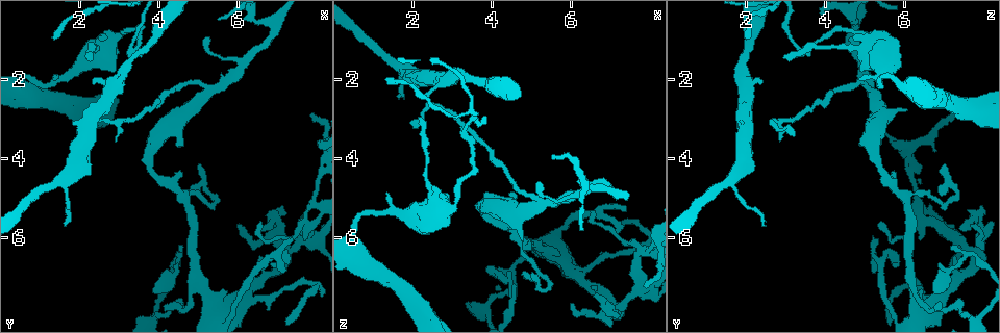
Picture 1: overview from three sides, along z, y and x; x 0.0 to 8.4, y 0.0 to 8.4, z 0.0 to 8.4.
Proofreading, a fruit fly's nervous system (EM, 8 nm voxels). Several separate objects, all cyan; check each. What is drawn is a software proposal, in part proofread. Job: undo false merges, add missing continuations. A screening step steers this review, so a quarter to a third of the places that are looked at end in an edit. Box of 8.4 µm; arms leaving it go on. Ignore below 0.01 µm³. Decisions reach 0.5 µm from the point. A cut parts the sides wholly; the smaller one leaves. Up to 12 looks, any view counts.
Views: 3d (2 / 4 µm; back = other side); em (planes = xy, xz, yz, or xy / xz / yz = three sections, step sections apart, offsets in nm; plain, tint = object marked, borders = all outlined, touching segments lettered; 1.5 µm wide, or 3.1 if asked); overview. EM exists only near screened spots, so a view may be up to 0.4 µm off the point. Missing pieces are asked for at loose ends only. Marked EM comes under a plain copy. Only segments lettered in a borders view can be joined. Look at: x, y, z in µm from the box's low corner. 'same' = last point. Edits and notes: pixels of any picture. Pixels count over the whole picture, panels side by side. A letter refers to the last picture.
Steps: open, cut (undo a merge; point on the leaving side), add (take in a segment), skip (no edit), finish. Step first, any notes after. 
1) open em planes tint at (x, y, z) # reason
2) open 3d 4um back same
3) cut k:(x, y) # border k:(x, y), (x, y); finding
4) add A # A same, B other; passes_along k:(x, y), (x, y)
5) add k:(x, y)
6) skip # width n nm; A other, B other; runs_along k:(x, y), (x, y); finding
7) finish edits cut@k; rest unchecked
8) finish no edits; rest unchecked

open 3d 2um at (7.95, 2.85, 7.20) # thin end

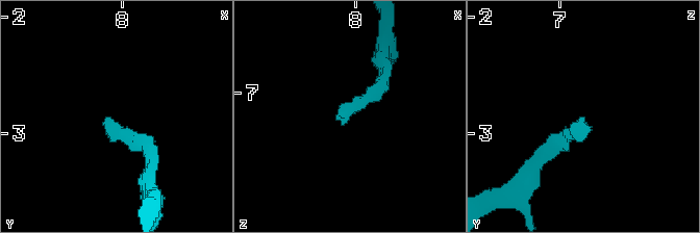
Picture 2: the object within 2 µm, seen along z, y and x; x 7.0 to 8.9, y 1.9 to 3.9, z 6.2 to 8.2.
open em planes borders at (7.94, 2.90, 7.22)

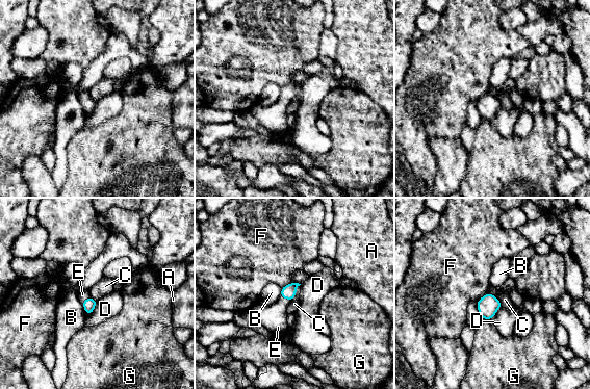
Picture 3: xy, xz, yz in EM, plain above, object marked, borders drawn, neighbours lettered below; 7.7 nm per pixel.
add E # A other, B other, C other, D other, E same, F other, G other; passes_along 3:(90, 304), (83, 301), (83, 294); the neuron continues

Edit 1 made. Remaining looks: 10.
open 3d 2um at (6.10, 7.55, 6.85) # three arms meet

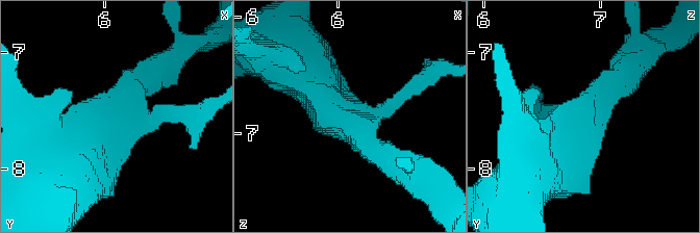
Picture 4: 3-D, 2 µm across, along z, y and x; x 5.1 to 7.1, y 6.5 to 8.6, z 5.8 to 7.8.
open em planes tint at (6.06, 7.56, 6.90) # arms 3; arm_widths 160, 240, 500 nm

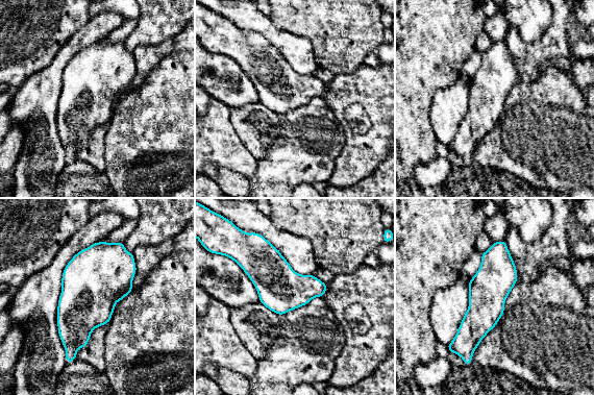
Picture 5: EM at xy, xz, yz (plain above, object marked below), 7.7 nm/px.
open em planes borders same

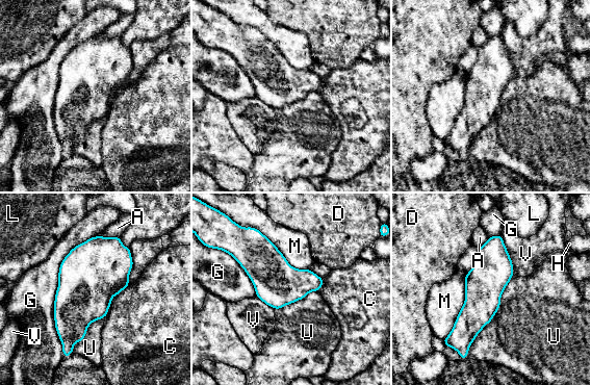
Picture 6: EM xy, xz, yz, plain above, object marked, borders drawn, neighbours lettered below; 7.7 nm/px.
skip # longest_contact G 800 nm; A other, C other, D other, G other, H other, L other, M other, U other, V other; all the same neuron

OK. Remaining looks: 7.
open em xz step 8 borders at (4.70, 5.00, 6.00)

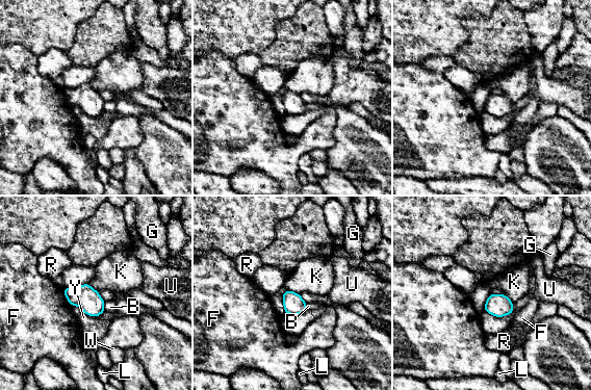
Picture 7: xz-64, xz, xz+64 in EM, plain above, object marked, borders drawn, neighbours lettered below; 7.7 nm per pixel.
skip # width 160 nm; B other, F other, G other, K other, L other, R other, U other, W other, Y other; continuous, no second neuron

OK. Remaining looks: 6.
open overview

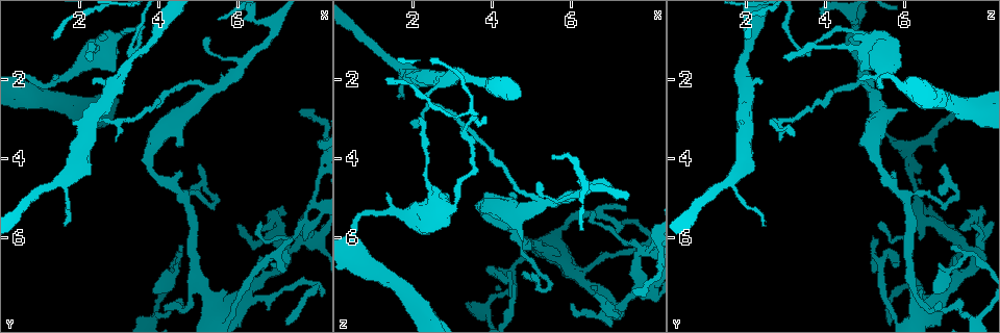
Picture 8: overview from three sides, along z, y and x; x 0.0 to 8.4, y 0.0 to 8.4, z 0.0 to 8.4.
open em planes tint at (1.20, 2.45, 6.90) # calibre changes

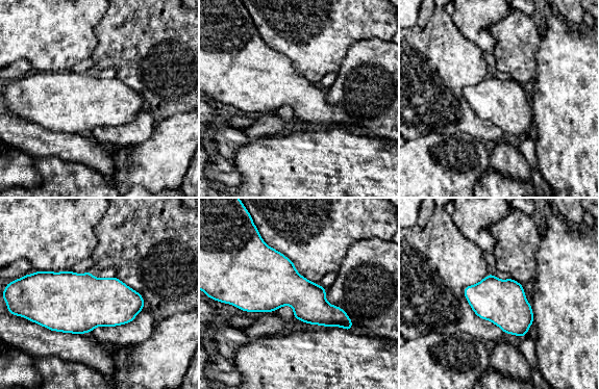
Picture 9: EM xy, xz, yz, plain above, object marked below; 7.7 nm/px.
open em planes borders same

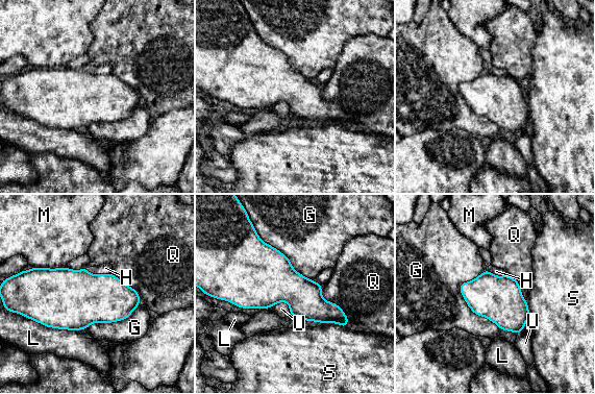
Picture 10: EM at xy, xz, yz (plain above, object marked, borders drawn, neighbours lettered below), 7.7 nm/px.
skip # G other, H other, L other, M other, Q other, S other, U other; border 10:(85, 268), (92, 273), (110, 273); continuous, no second neuron

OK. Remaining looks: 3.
open 3d 2um at (7.65, 5.55, 6.55) # closes a loop

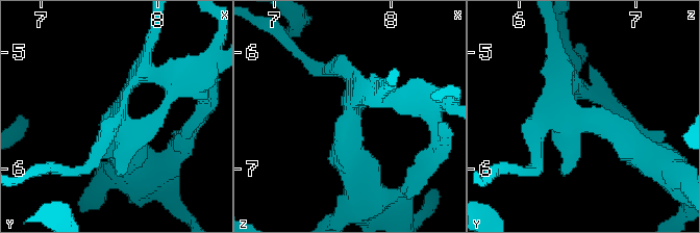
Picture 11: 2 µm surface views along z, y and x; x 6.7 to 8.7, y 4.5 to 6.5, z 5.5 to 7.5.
open em planes borders at (7.64, 5.58, 6.50) # arms 4

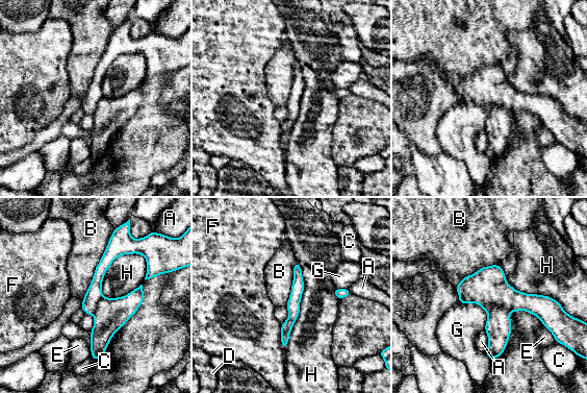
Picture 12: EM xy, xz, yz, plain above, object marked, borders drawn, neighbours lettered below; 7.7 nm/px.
skip # longest_contact B 600 nm; A other, B other, C other, D other, E other, F other, G other, H other; border 12:(543, 325), (556, 341); one neuron here

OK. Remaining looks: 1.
finish edits add@3; rest unchecked

